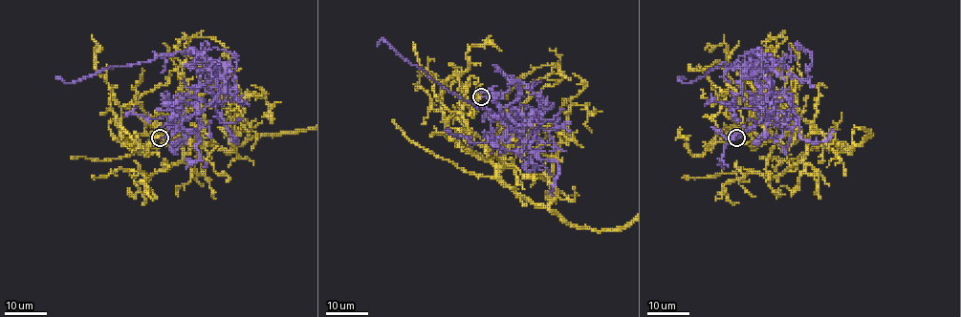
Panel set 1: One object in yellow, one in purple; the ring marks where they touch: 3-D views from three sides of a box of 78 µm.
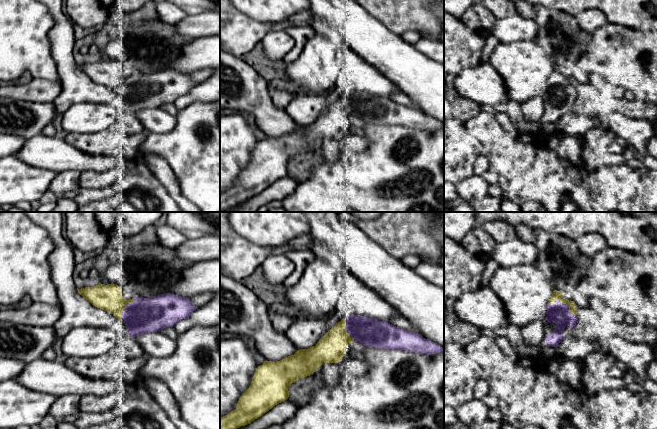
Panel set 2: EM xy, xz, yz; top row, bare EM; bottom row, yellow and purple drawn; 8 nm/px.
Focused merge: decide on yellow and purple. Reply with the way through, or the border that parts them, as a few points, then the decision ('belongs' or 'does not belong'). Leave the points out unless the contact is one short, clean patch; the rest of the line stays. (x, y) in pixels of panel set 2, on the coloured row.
does not belong

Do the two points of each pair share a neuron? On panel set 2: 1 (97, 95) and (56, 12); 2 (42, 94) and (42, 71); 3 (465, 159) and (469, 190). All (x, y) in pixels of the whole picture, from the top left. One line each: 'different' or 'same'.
1: same
2: different
3: different

